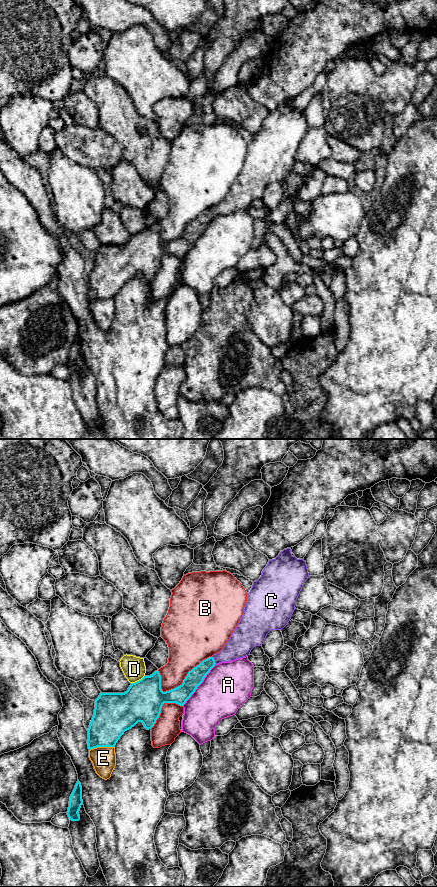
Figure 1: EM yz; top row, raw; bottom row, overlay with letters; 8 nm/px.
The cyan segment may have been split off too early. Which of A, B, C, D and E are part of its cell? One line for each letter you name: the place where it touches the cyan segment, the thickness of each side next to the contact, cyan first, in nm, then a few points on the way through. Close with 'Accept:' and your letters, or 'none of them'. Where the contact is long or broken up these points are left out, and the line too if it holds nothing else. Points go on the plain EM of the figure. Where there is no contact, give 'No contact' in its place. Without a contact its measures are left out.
C: Touches cyan at yz (214, 212). Thickness 140 nm (cyan) against 200 nm. Path across: yz (195, 229), (214, 212), (226, 207), (240, 196)
Accept: C

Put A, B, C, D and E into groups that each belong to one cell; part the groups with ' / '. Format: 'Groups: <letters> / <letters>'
Groups: A / B / C / D / E

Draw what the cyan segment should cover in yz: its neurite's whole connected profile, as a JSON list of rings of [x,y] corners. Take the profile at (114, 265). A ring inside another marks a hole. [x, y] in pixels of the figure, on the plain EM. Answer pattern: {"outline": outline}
{"outline": [[[290,100],[281,103],[275,111],[269,112],[261,129],[253,134],[250,144],[247,145],[247,155],[242,170],[223,201],[189,223],[180,238],[163,244],[161,227],[157,222],[152,227],[131,235],[124,245],[100,245],[95,252],[94,267],[87,282],[88,301],[115,299],[124,284],[138,274],[142,274],[147,282],[151,281],[160,268],[163,256],[176,255],[183,258],[216,216],[246,209],[254,199],[262,198],[270,183],[282,182],[288,176],[300,143],[309,129],[306,114],[293,108]]]}

